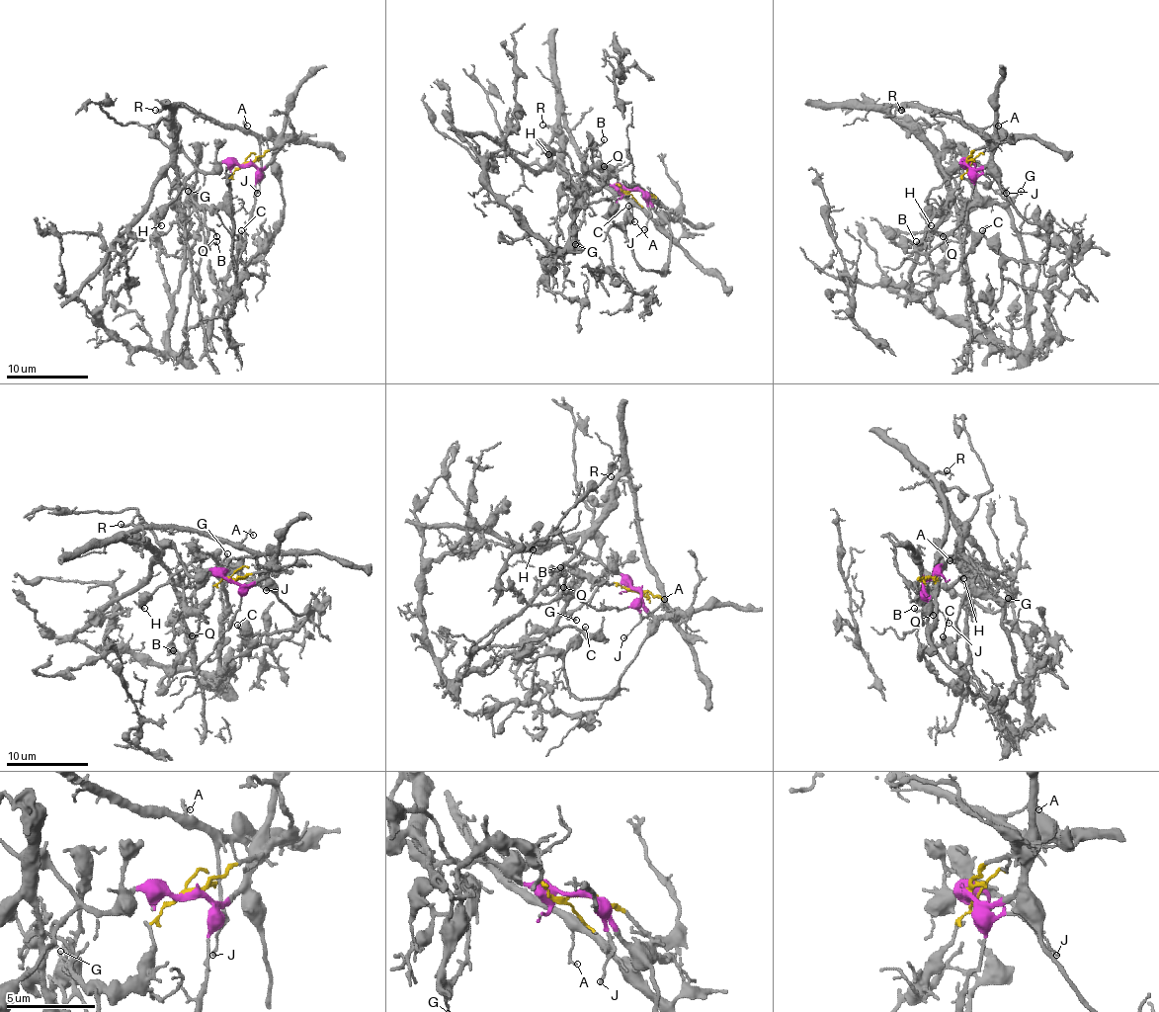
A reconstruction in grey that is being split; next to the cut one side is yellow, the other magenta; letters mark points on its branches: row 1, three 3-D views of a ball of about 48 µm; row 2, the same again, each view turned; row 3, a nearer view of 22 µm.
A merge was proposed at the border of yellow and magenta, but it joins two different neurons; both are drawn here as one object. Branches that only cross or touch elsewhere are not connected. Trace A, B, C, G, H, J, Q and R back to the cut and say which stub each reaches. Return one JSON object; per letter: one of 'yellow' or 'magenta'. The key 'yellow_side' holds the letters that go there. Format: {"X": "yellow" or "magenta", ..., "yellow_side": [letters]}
{"A": "magenta", "B": "yellow", "C": "magenta", "G": "yellow", "H": "magenta", "J": "magenta", "Q": "yellow", "R": "magenta", "yellow_side": ["B", "G", "Q"]}

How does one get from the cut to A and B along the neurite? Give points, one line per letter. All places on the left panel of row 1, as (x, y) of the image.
A: (247, 163), (252, 163), (260, 173), (260, 146), (243, 124), (247, 126)
B: (247, 163), (237, 169), (229, 182), (229, 194), (205, 212), (208, 231), (206, 241), (216, 241)

